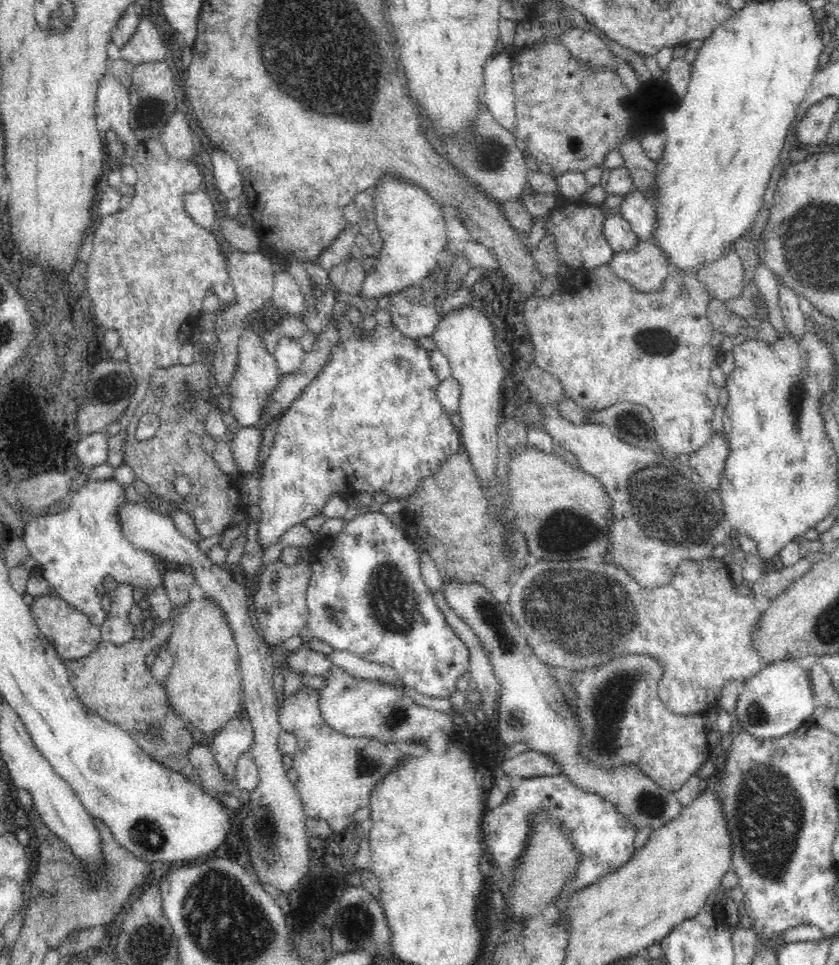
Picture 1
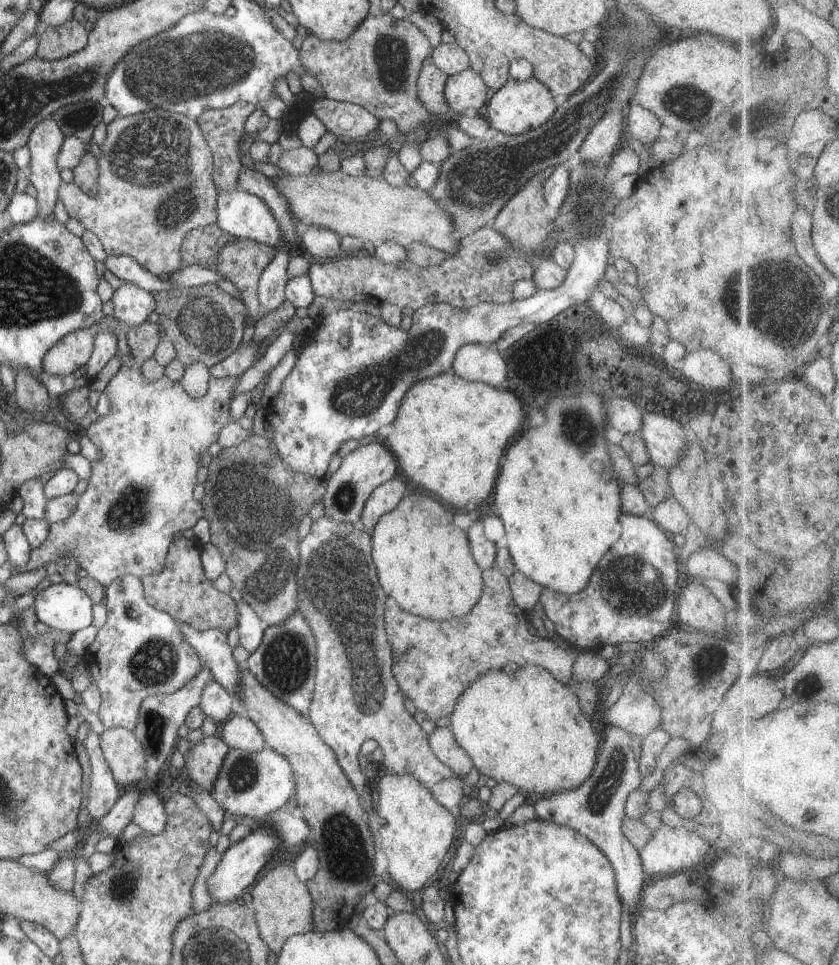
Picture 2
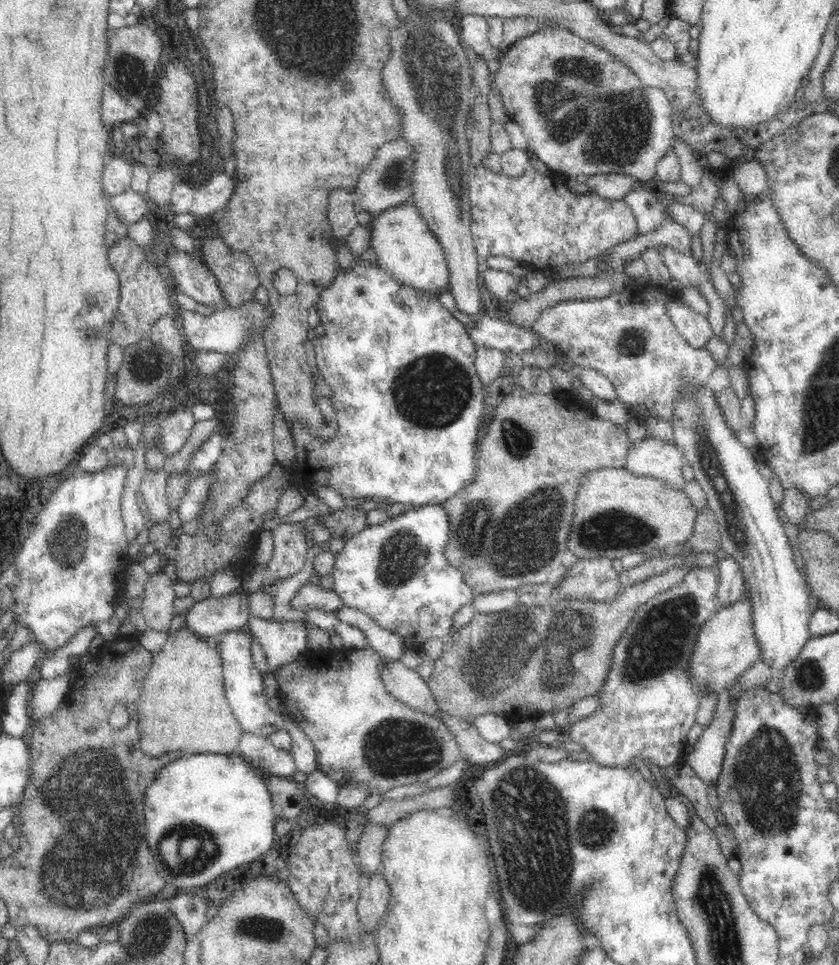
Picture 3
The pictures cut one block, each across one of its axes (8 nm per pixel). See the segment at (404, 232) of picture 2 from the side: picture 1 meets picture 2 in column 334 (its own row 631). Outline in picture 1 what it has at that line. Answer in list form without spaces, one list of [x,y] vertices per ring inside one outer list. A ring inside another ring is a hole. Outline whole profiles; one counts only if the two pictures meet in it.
[[[210,597],[191,600],[182,606],[181,613],[175,618],[171,635],[165,647],[173,656],[172,668],[163,686],[166,699],[177,716],[192,729],[198,729],[206,735],[216,734],[224,724],[236,719],[243,710],[244,690],[240,674],[240,653],[234,640],[232,629],[223,610]]]

